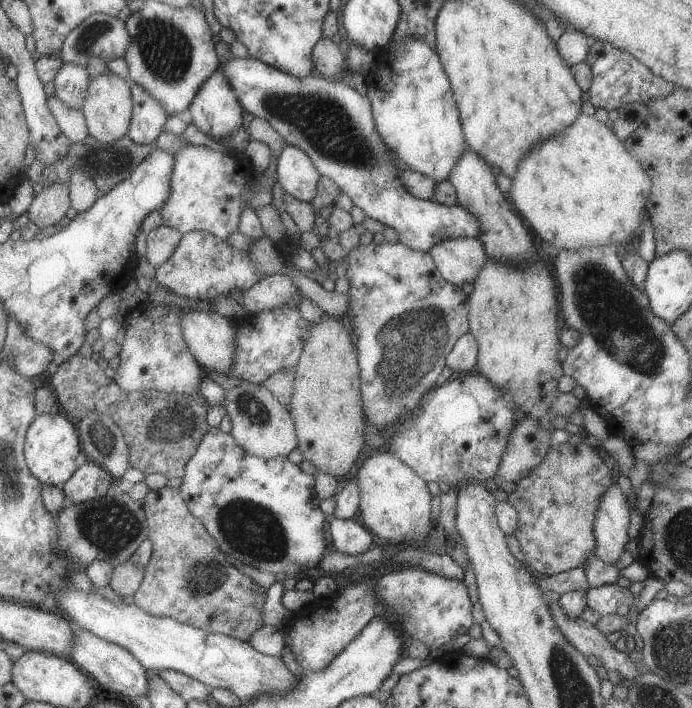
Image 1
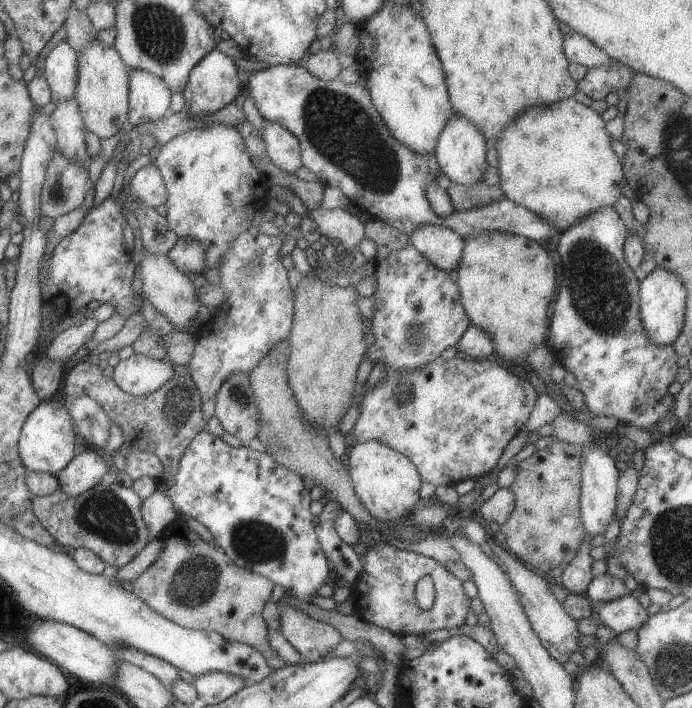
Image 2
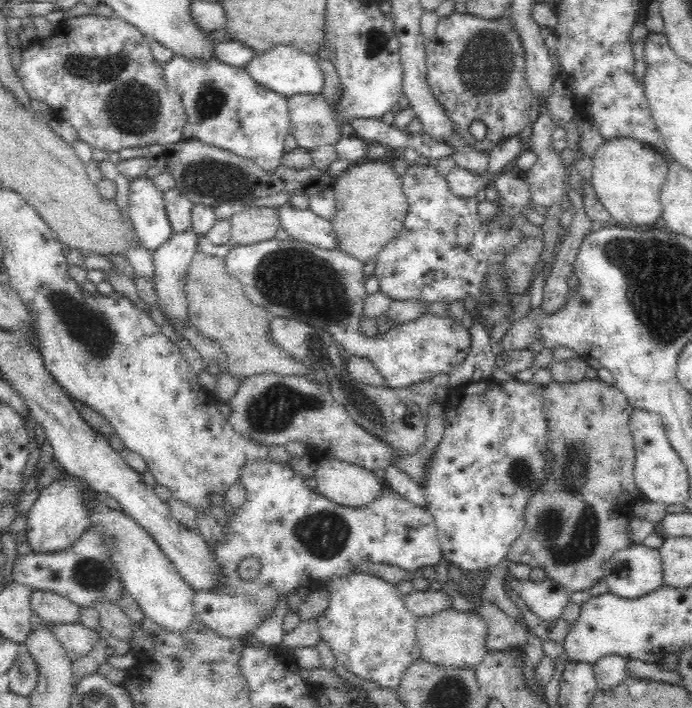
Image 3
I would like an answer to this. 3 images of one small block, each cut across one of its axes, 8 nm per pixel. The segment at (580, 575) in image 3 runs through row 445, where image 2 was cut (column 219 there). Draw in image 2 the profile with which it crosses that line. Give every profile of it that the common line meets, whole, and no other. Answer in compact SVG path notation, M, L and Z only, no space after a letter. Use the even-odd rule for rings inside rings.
M171 534L163 538L163 546L155 562L131 582L131 592L163 618L189 630L217 632L231 642L253 646L265 656L273 672L283 668L283 660L267 642L269 628L263 618L263 608L275 584L265 576L239 568L219 546L207 544L199 536L189 542L185 536Z

